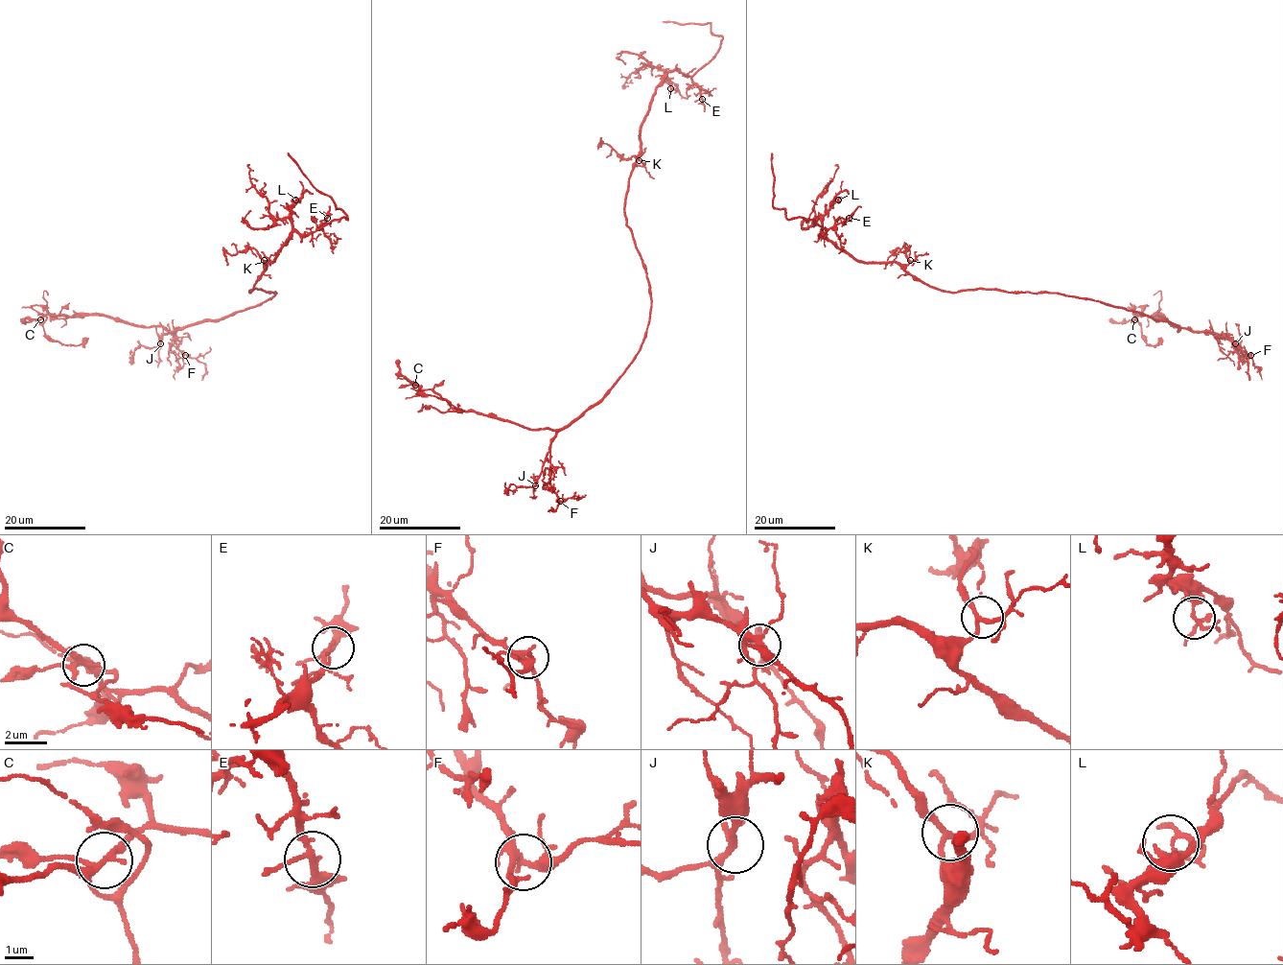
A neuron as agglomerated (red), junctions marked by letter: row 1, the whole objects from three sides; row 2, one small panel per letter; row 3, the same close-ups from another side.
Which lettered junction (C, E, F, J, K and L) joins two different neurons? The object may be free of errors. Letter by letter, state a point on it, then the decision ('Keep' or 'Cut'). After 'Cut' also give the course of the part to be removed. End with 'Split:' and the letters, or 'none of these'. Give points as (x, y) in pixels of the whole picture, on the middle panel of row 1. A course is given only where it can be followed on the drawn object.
C: Place: (415, 385). Cut. Course of the part to remove: (415, 384), (412, 388), (417, 391), (447, 399), (462, 411)
E: Place: (702, 99). Keep
F: Place: (560, 501). Keep
J: Place: (535, 485). Keep
K: Place: (639, 160). Keep
L: Place: (670, 88). Keep
Split: C

